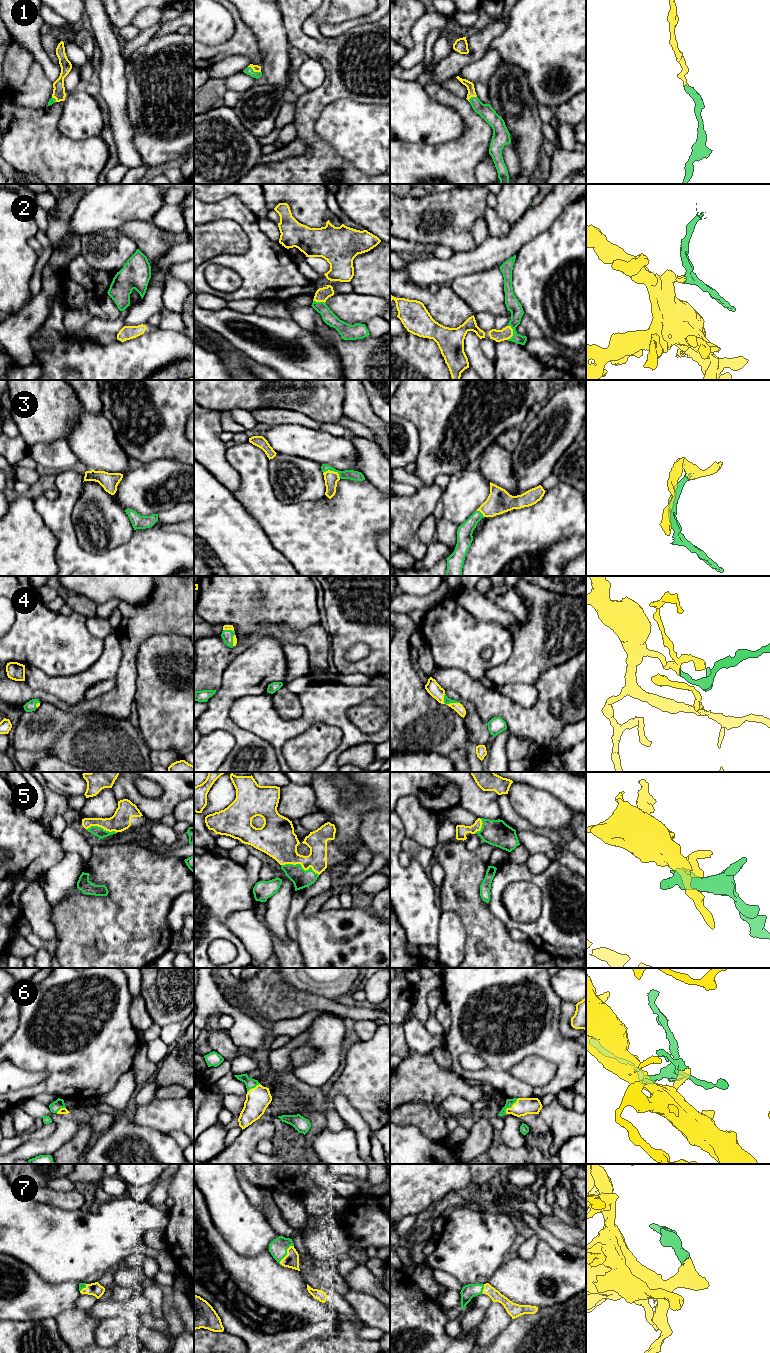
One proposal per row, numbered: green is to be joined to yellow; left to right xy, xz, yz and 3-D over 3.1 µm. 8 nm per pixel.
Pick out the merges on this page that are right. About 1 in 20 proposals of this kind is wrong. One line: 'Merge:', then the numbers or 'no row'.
Merge: 1, 2, 3, 4, 5, 6, 7

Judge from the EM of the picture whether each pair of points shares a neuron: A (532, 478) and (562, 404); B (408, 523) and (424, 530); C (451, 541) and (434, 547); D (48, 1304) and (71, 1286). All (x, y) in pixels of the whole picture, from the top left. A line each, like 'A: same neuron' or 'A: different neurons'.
A: same neuron
B: different neurons
C: different neurons
D: same neuron

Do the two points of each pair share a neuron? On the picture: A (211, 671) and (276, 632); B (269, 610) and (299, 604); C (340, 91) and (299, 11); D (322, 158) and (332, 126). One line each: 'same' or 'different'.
A: same
B: same
C: same
D: different

